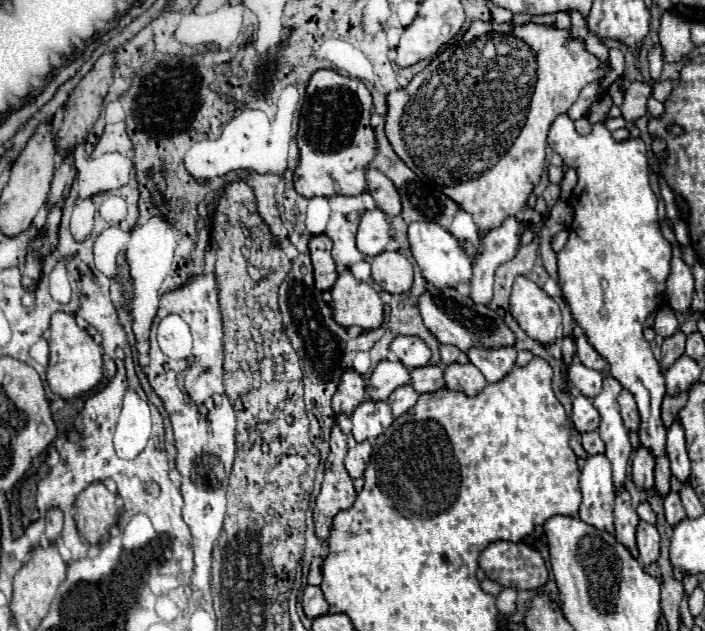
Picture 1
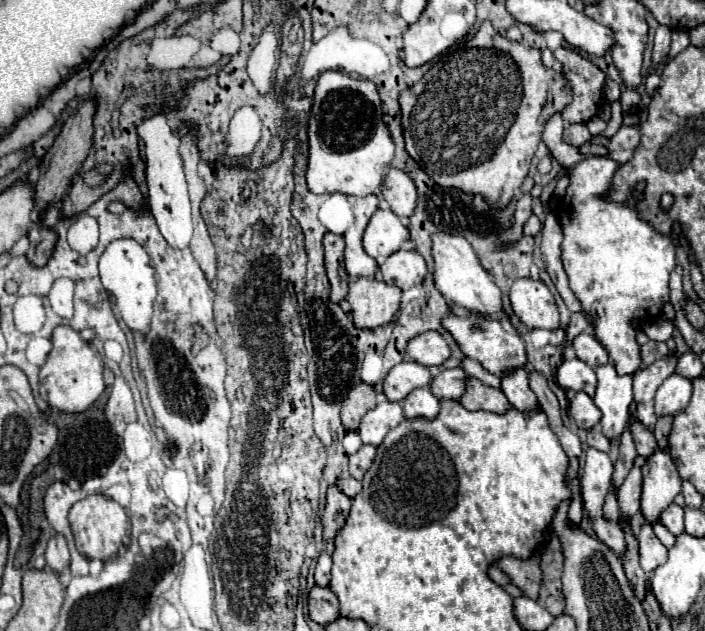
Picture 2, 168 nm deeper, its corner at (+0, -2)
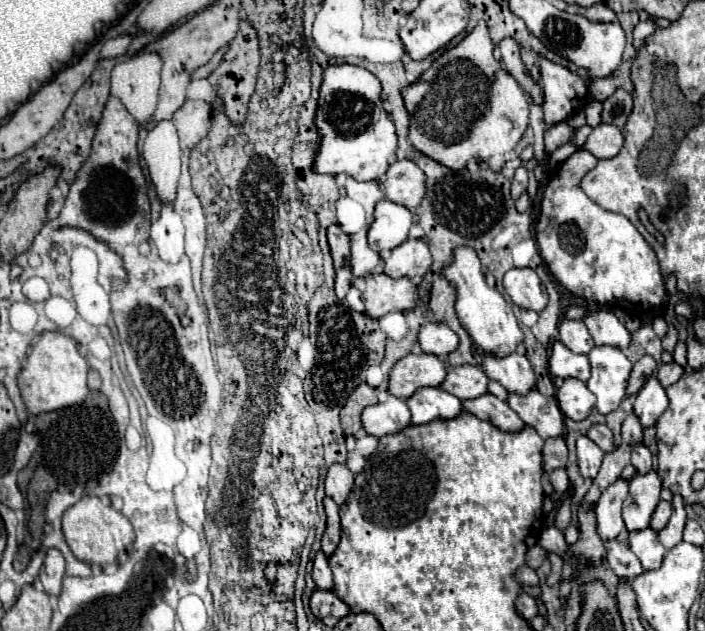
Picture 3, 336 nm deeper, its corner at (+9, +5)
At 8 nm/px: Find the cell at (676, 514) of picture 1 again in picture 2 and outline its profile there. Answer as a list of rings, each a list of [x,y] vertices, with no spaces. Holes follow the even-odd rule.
[[[670,504],[662,514],[660,522],[674,534],[680,536],[684,532],[684,510],[678,504]]]

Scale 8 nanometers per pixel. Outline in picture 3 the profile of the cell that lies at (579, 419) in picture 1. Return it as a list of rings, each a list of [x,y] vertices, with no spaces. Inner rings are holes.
[[[565,379],[563,387],[557,391],[557,403],[565,417],[573,421],[583,421],[595,407],[595,395],[579,379]]]

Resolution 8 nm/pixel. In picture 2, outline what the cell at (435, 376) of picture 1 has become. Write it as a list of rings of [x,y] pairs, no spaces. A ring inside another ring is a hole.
[[[452,368],[452,370],[442,370],[430,384],[432,394],[440,400],[454,400],[458,402],[460,396],[466,392],[466,380],[468,374],[462,368]]]

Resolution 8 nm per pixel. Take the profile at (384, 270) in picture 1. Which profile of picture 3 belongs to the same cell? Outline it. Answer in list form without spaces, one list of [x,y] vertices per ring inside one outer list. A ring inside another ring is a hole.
[[[407,239],[385,259],[383,273],[389,277],[419,279],[431,267],[431,253],[421,239]]]

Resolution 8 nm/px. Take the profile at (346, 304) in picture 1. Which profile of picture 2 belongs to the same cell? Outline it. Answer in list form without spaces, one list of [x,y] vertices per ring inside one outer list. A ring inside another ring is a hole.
[[[360,278],[350,282],[346,300],[352,304],[352,320],[356,328],[378,328],[396,316],[402,290],[378,278]]]

